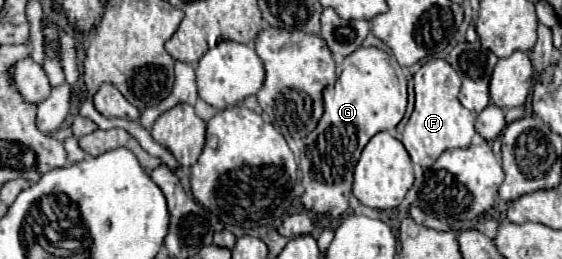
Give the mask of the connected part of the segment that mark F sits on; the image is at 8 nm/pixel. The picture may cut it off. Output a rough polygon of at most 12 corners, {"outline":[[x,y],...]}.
{"outline":[[442,60],[414,74],[414,112],[402,142],[430,168],[472,142],[476,114]]}

